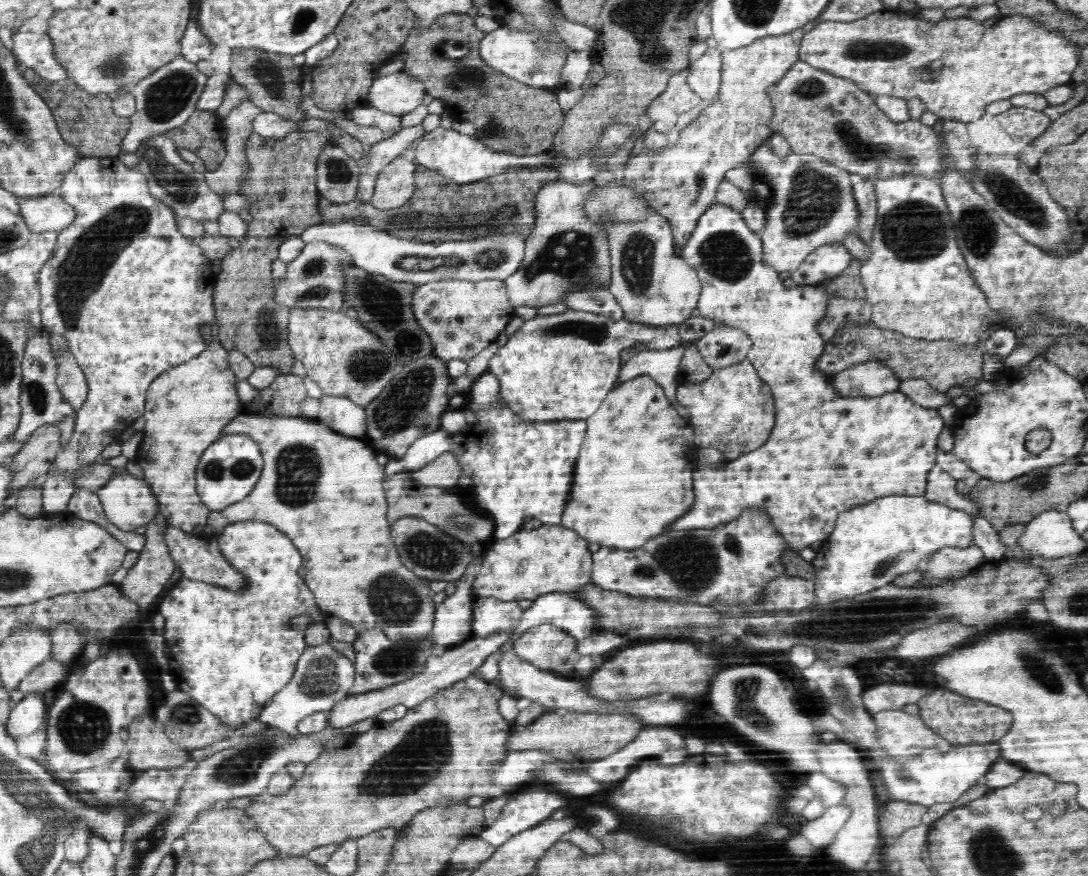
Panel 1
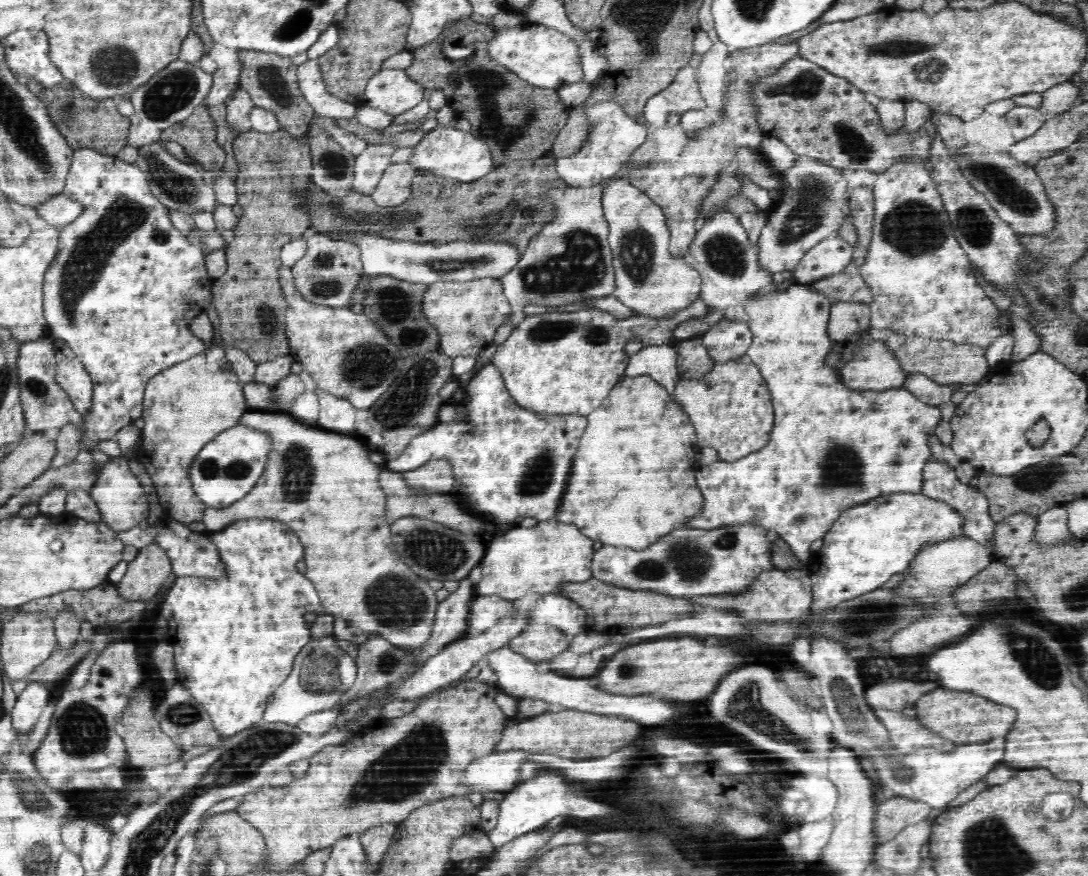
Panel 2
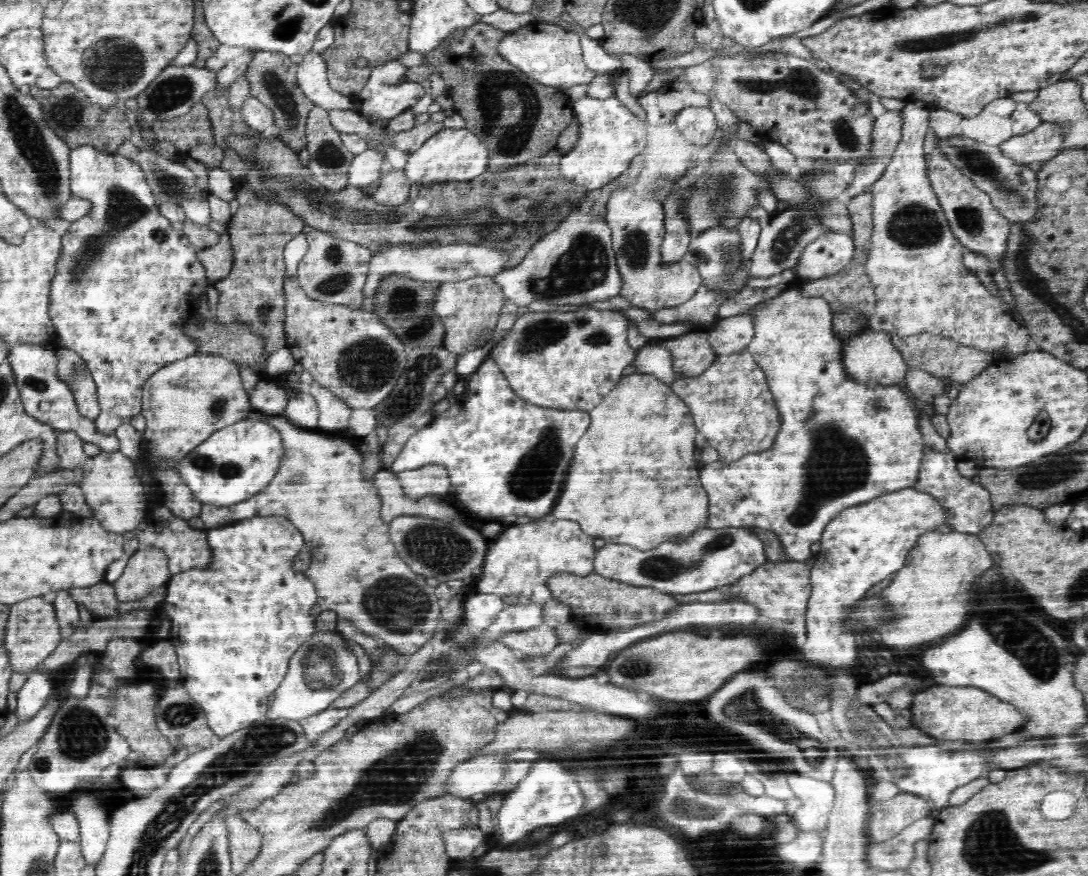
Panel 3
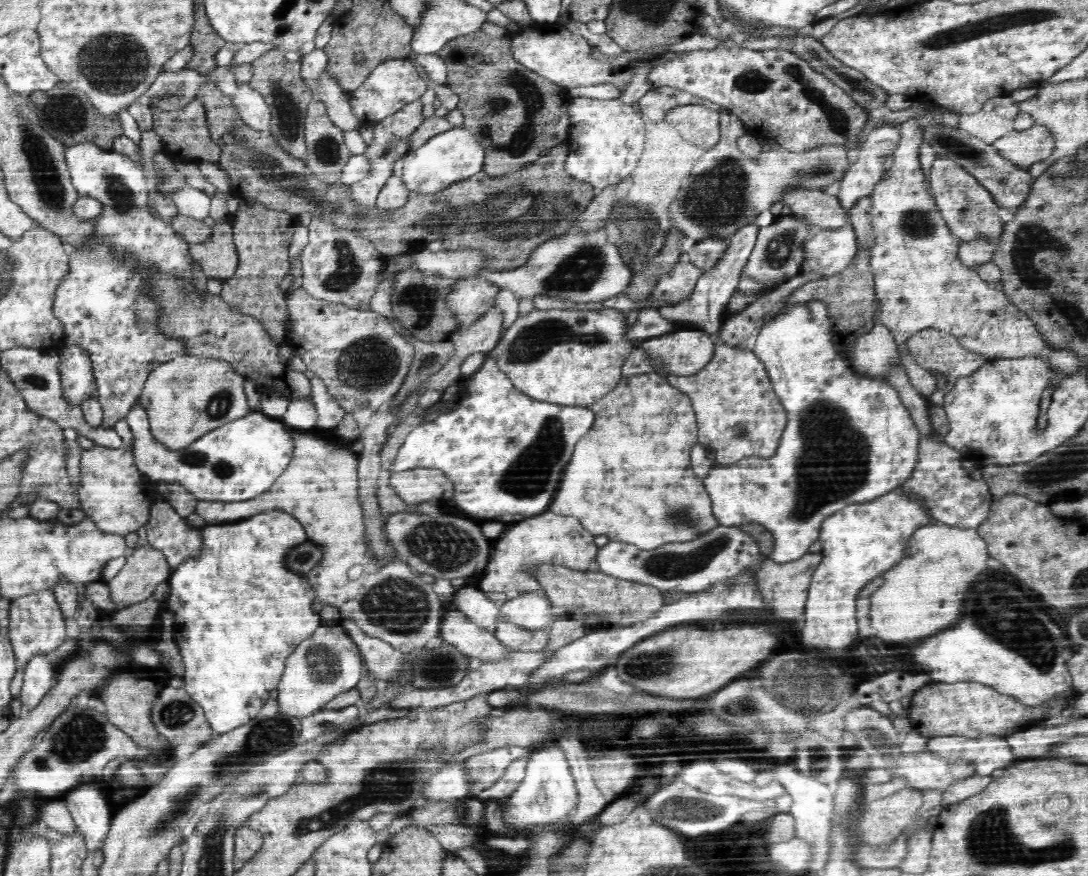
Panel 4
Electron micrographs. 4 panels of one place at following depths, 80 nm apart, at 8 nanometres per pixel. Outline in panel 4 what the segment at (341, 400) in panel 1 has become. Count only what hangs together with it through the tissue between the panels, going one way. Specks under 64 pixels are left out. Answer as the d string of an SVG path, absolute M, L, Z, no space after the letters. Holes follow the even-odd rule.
M314 376L310 379L312 400L317 409L317 421L321 428L332 428L341 422L341 418L347 413L340 407L338 401L328 393L326 385L321 378Z

